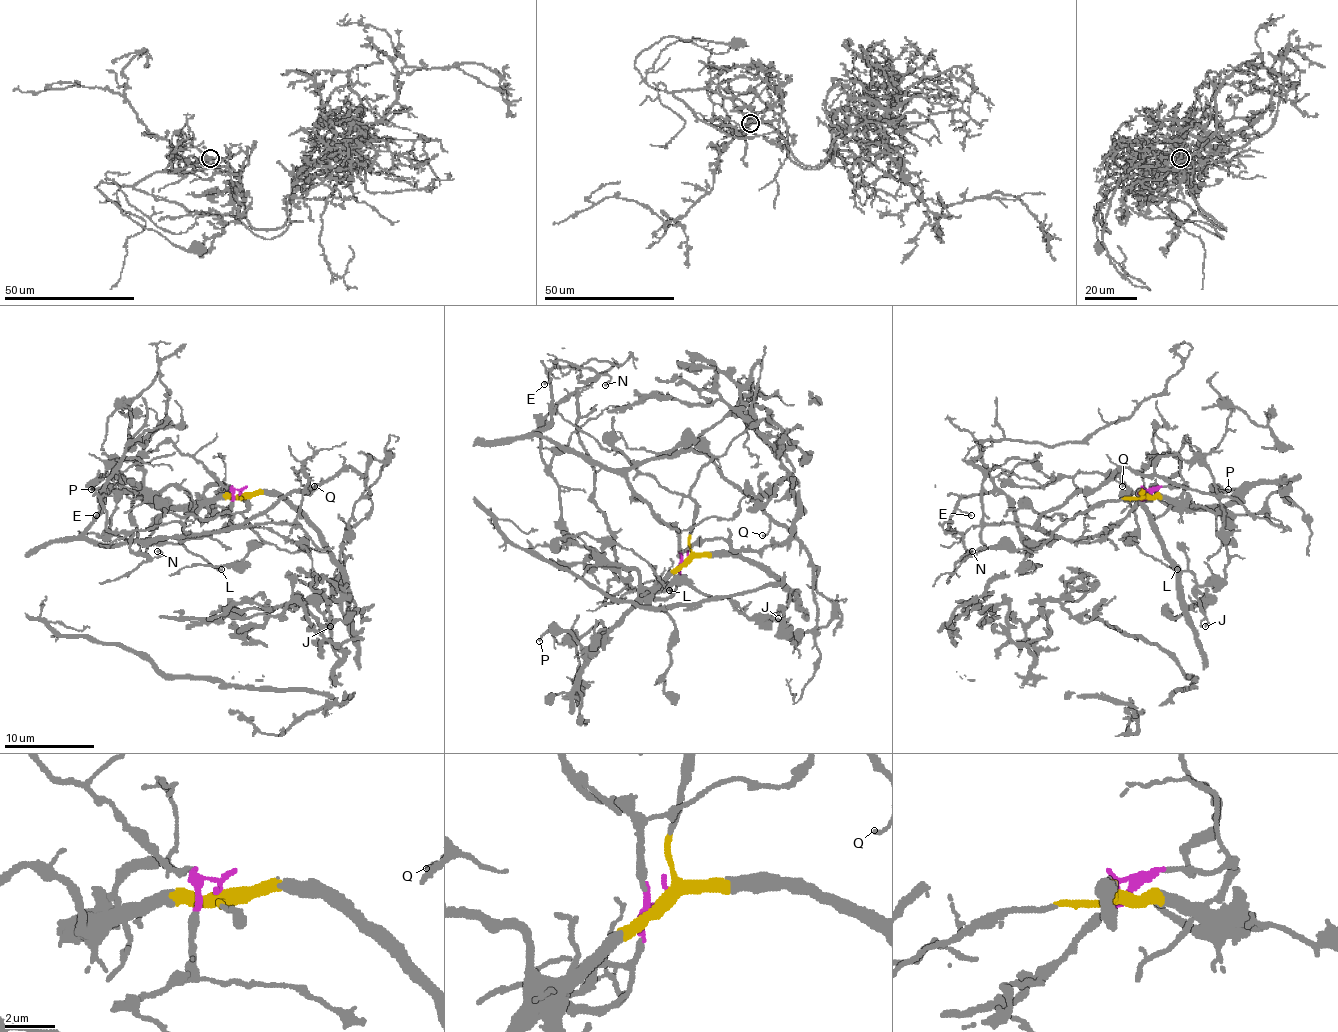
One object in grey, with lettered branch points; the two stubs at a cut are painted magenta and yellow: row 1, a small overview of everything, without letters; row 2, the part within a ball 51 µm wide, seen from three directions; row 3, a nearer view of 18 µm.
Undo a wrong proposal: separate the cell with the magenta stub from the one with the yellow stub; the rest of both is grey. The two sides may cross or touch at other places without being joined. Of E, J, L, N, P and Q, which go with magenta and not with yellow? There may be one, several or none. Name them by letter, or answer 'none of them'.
E, N, Q

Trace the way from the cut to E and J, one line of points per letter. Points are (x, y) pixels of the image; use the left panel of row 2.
E: (242, 493), (233, 493), (224, 527), (185, 540), (100, 545), (86, 531), (104, 493), (95, 516)
J: (242, 495), (278, 493), (318, 534), (318, 540), (341, 567), (336, 576), (336, 592), (325, 615), (329, 626)

